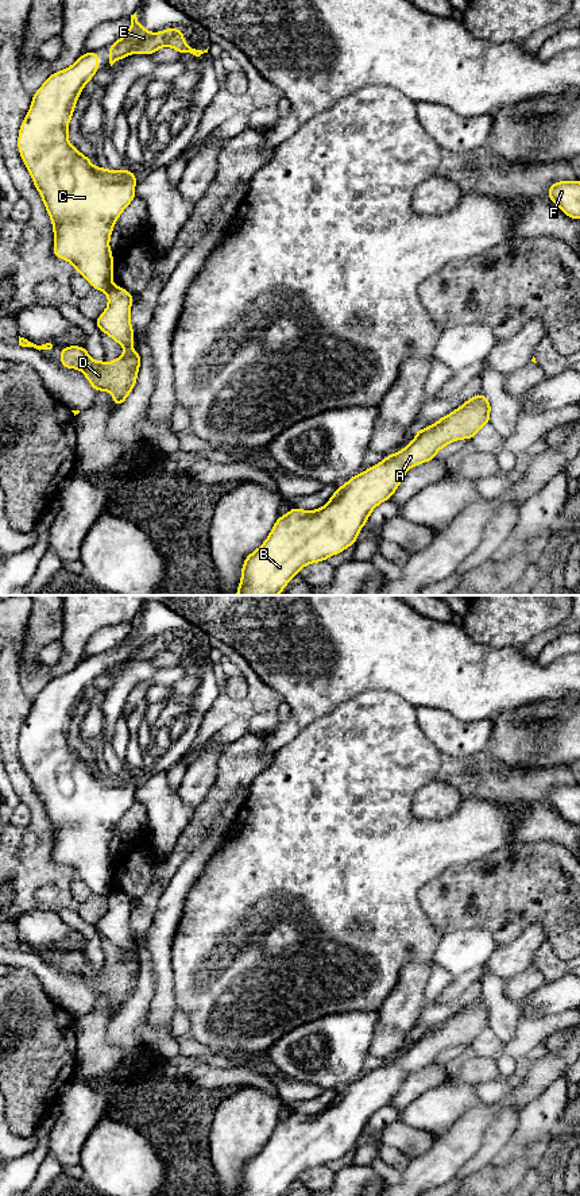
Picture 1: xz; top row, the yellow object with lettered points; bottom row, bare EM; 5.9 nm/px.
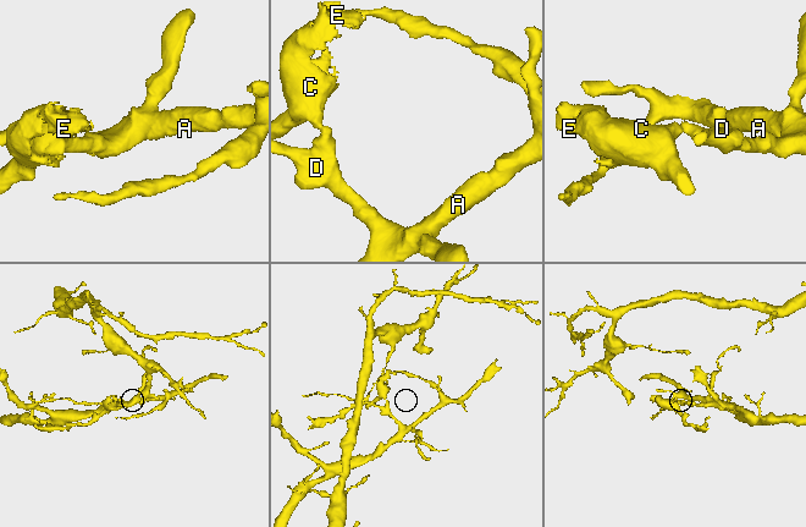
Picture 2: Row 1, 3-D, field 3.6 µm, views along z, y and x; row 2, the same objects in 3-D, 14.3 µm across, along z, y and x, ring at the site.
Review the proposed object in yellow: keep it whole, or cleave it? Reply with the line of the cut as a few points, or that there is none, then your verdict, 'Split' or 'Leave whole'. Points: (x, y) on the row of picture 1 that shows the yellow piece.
Split along xz (113, 285), (105, 292). Split

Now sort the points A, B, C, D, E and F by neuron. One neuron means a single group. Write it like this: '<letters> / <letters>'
A B D F / C E

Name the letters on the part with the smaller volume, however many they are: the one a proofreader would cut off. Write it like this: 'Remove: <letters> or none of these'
Remove: C, E

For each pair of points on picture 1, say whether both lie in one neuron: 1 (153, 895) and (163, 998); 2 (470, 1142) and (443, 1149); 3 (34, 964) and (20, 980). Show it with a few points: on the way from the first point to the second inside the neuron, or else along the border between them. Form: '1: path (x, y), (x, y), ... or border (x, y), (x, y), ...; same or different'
1: border (165, 887), (147, 933), (146, 945); different
2: path (463, 1142), (449, 1149); same
3: border (15, 965), (28, 968), (47, 995); different

